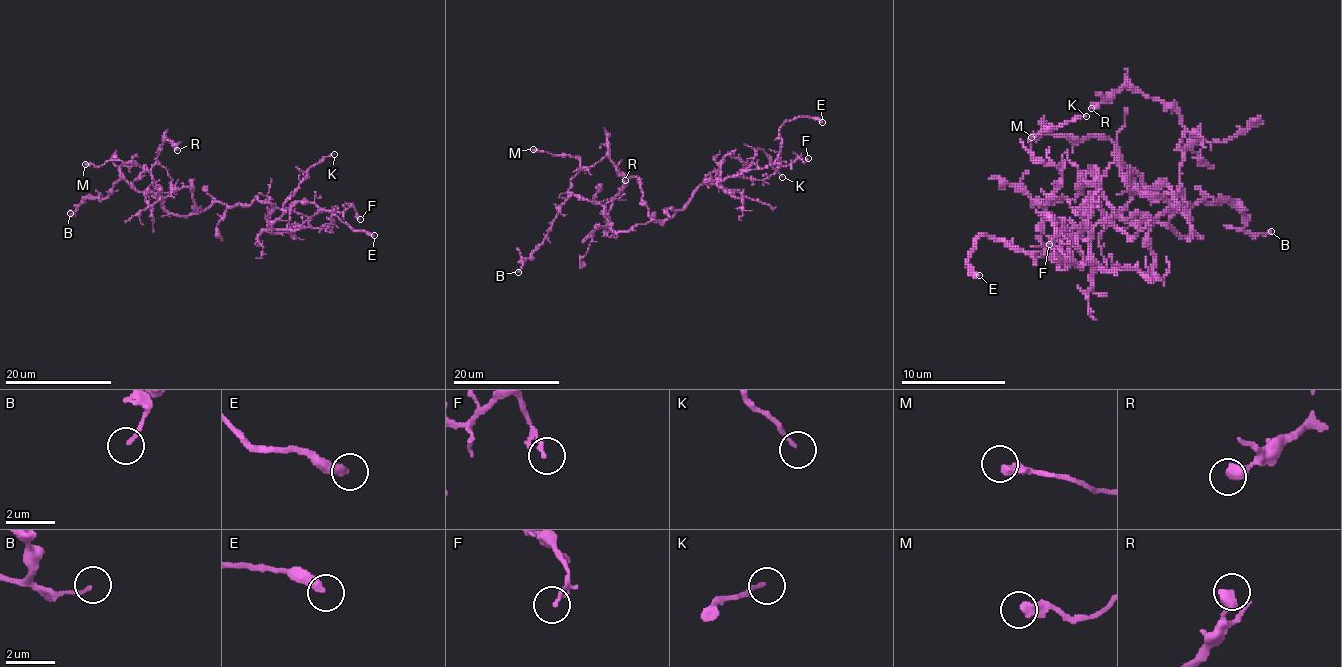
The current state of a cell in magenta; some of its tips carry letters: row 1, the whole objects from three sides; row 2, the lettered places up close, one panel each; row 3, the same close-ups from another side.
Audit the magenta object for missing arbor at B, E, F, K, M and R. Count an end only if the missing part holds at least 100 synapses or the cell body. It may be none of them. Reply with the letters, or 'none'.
E

